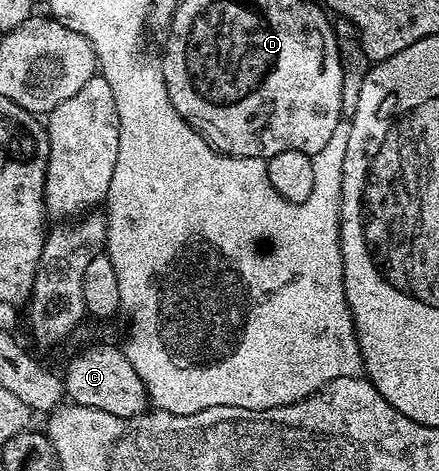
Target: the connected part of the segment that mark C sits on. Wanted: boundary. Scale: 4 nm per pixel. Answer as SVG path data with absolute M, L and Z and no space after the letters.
M96 344L85 352L80 352L62 372L67 399L74 404L90 406L94 410L106 410L106 414L118 414L118 418L129 420L132 416L142 416L149 411L148 388L138 378L138 370L130 366L123 347L110 348L106 344Z

